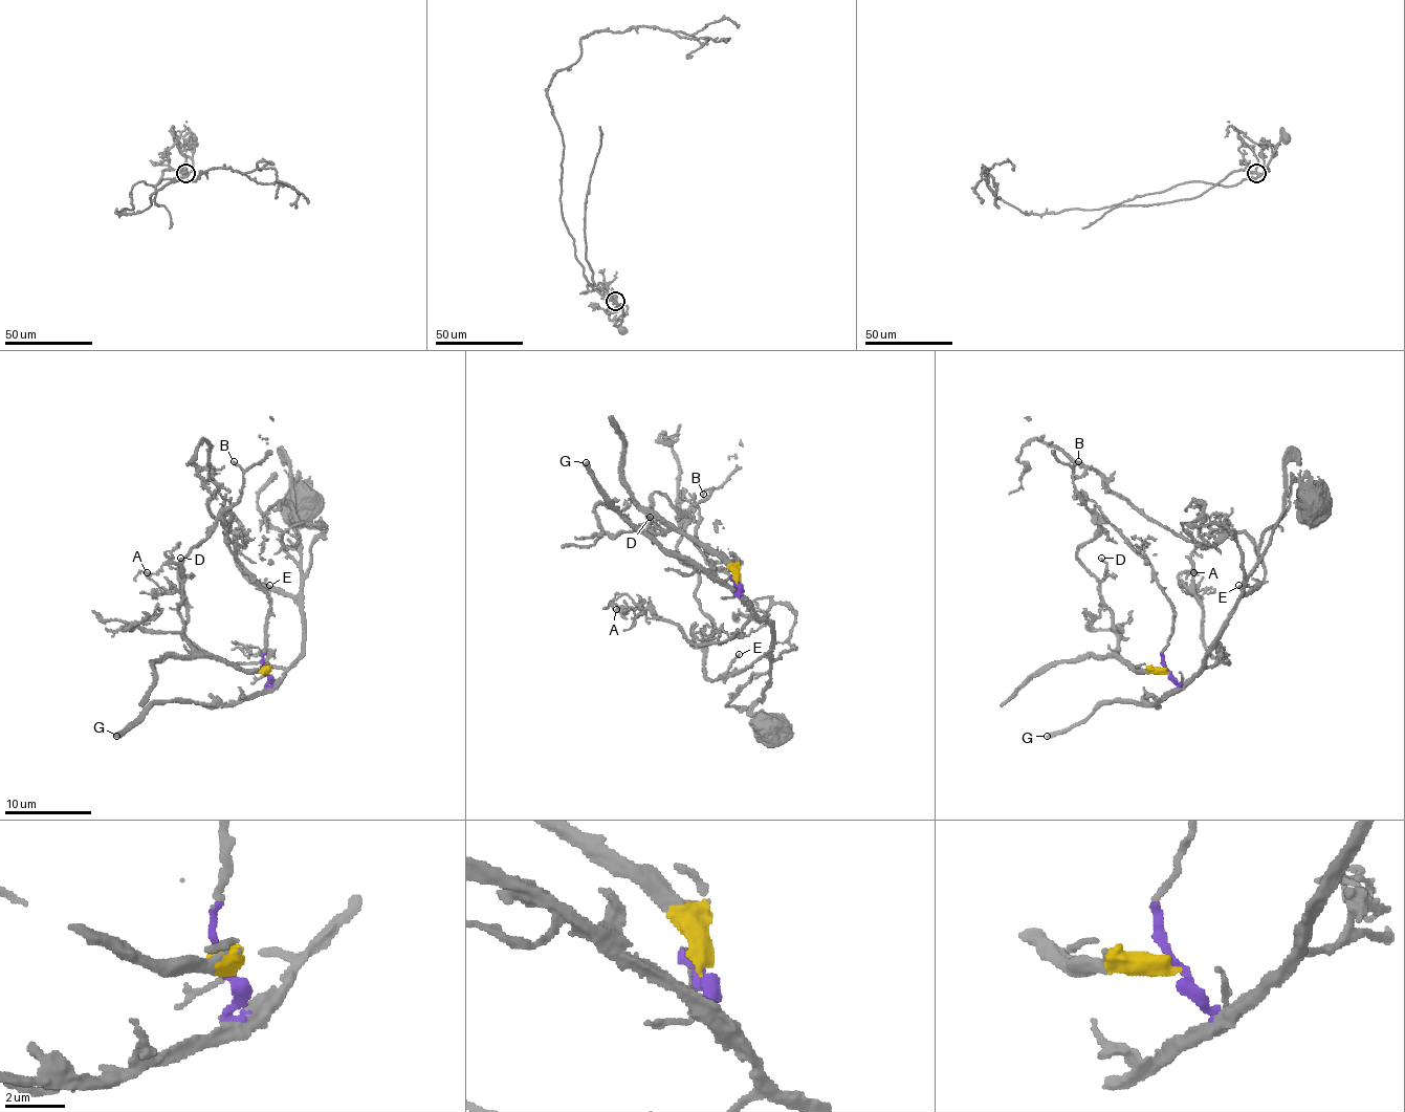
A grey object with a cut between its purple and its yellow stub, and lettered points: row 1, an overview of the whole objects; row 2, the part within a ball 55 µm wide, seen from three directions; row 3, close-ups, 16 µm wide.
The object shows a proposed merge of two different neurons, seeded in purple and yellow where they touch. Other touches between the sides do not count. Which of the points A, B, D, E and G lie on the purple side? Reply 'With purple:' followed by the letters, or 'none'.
With purple: A, E, G

